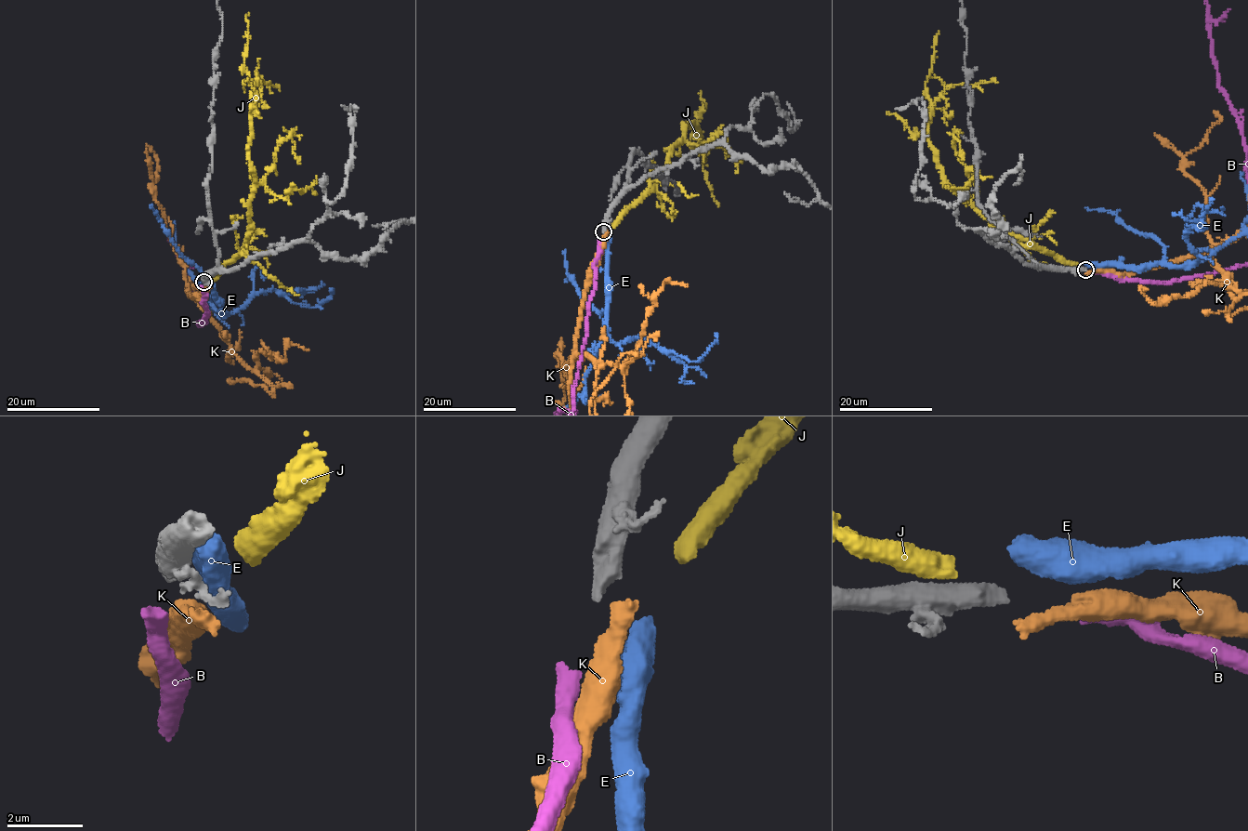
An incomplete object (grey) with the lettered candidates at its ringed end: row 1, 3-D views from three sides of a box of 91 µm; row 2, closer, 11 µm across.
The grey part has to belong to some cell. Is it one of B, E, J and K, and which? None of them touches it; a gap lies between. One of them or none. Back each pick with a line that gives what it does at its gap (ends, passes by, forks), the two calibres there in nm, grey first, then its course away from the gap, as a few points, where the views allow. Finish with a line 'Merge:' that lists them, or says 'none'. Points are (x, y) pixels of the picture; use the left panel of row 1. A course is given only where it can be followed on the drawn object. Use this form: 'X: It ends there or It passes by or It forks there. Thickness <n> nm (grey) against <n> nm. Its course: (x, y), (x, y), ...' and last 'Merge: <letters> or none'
Merge: none

